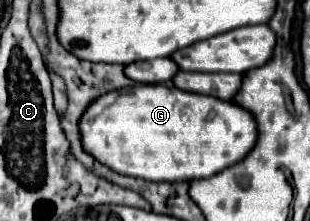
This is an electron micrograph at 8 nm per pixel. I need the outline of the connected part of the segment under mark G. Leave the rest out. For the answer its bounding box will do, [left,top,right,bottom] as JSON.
[80,85,256,181]

